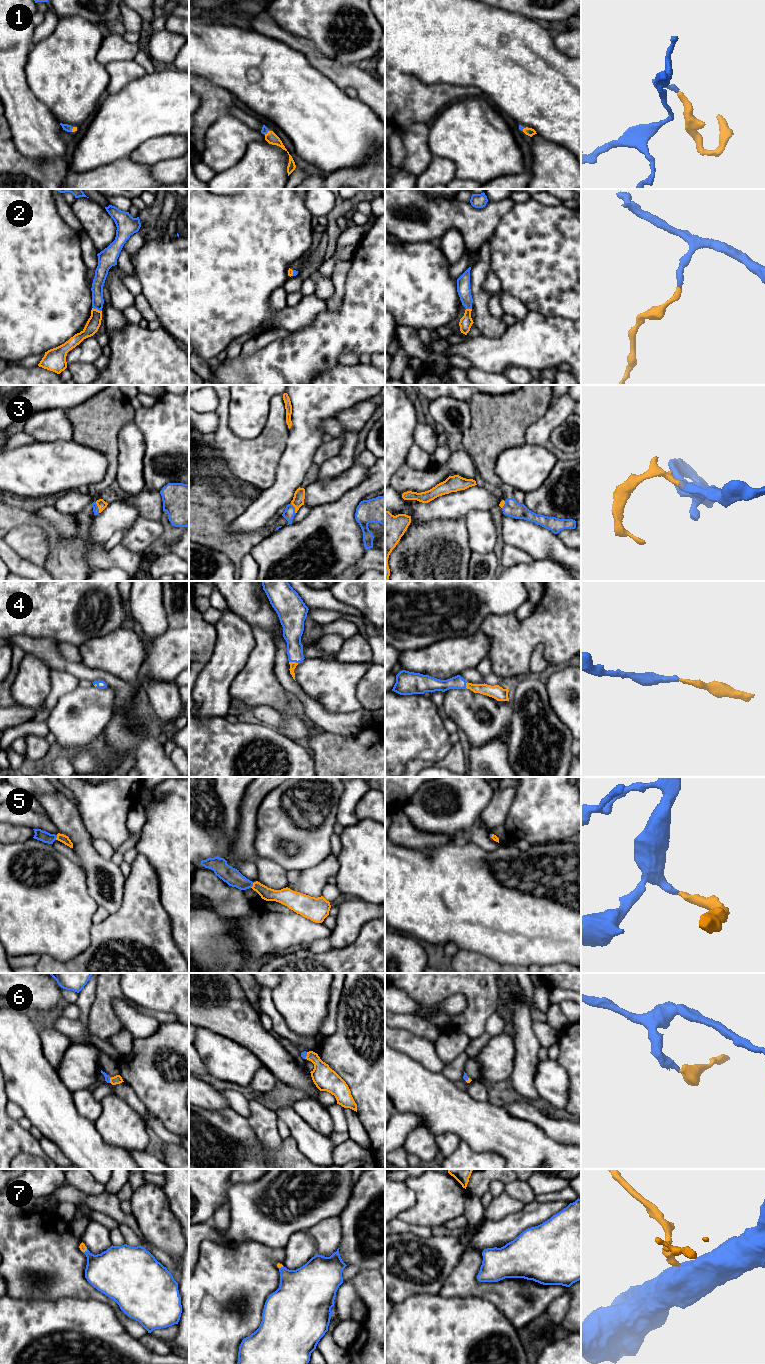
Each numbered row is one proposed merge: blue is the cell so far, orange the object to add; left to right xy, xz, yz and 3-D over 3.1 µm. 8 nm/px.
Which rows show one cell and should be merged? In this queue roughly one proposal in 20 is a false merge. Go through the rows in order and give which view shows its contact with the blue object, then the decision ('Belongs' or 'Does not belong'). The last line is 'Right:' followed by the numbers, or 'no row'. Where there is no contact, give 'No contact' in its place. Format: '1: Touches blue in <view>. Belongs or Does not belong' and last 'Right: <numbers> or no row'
1: Touches blue in xz. Belongs
2: Touches blue in xy. Belongs
3: Touches blue in xy. Belongs
4: Touches blue in xz. Belongs
5: Touches blue in xz. Belongs
6: Touches blue in xz. Belongs
7: Touches blue in xy. Belongs
Right: 1, 2, 3, 4, 5, 6, 7

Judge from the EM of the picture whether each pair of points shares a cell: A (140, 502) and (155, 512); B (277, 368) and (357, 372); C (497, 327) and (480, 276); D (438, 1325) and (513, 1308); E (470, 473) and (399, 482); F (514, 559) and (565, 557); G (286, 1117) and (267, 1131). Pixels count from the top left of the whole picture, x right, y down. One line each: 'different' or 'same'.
A: same
B: different
C: same
D: different
E: same
F: different
G: different

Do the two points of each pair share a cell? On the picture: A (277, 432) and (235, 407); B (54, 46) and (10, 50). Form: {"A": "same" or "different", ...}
{"A": "different", "B": "different"}

